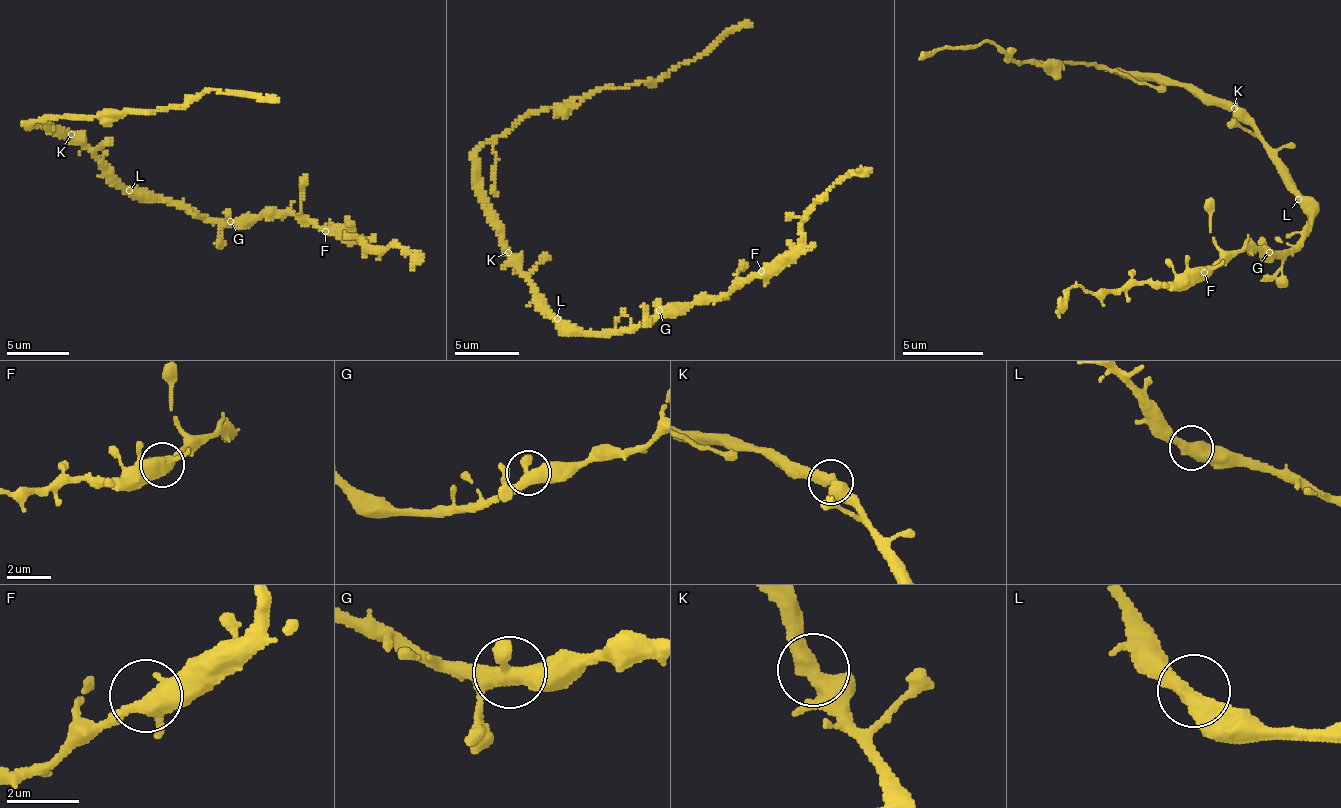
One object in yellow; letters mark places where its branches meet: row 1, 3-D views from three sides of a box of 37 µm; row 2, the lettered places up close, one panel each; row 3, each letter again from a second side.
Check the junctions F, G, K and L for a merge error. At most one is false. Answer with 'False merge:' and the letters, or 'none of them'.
False merge: K

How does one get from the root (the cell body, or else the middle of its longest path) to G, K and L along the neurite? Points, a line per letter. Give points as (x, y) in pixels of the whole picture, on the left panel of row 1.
G: (95, 154), (109, 174), (129, 190), (158, 201), (183, 202), (201, 215), (230, 221)
K: (95, 154), (71, 135)
L: (95, 154), (109, 174), (129, 190)

